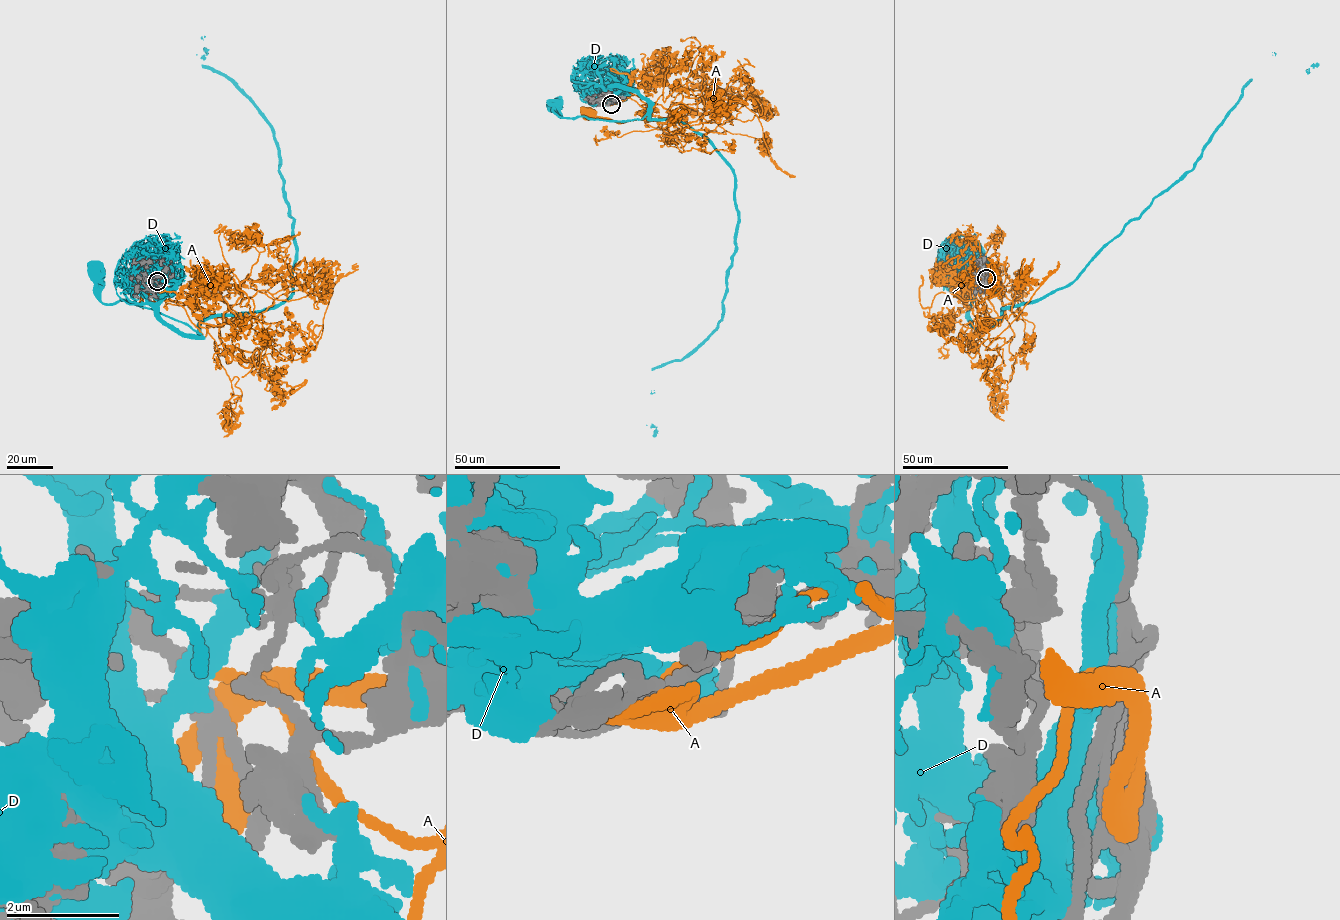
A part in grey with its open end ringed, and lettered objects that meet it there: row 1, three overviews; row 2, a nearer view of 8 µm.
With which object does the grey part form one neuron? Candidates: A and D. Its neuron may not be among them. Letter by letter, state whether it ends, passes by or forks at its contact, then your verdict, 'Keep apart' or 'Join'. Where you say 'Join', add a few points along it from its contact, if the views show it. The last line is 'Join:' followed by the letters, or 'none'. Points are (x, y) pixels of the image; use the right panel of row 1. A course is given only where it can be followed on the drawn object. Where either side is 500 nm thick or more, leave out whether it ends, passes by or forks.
A: It forks there. Join. Its course: (986, 277), (979, 298), (992, 321), (989, 328), (985, 317), (1000, 318), (1005, 311), (996, 275)
D: It passes by. Keep apart
Join: A

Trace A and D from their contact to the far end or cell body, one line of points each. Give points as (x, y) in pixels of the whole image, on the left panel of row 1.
A: (157, 281), (204, 336), (200, 323), (221, 325), (205, 309), (150, 296), (133, 278)
D: (157, 281), (159, 317), (198, 336), (190, 327), (157, 312), (125, 301), (104, 303), (95, 270)

